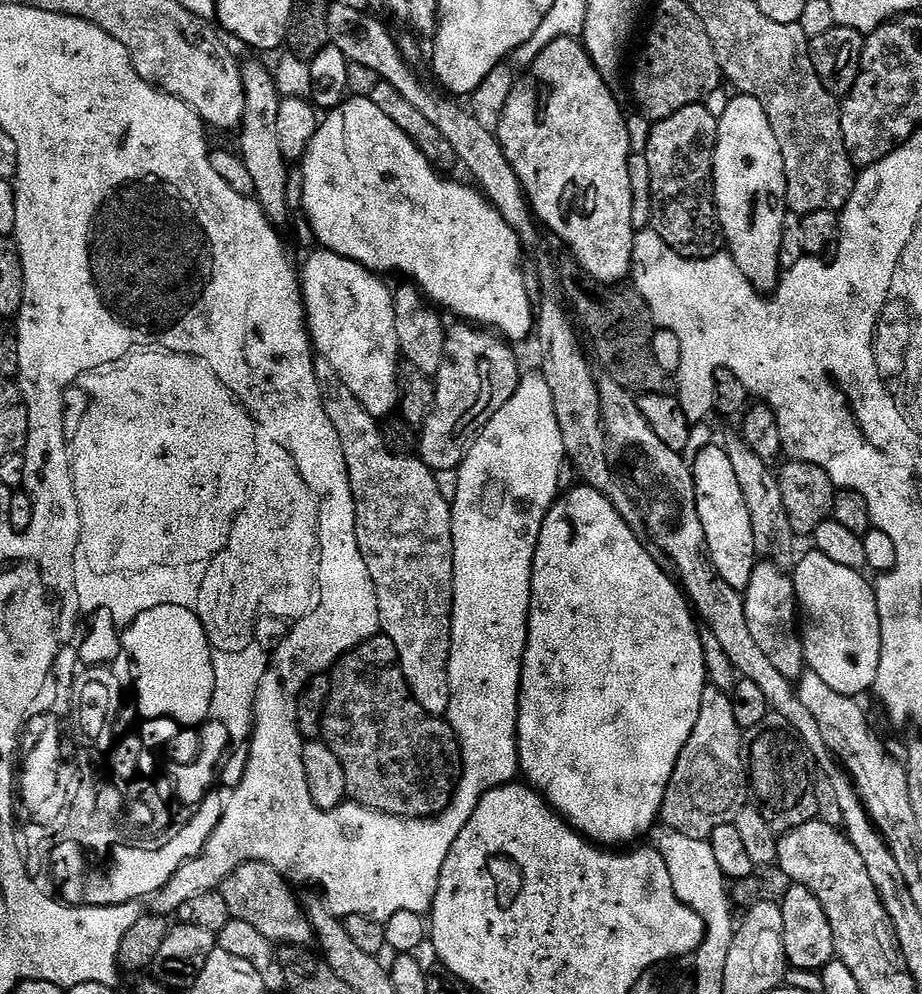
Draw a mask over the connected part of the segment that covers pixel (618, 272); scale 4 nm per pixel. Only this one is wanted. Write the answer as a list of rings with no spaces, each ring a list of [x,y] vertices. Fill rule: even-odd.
[[[558,38],[517,79],[495,133],[510,166],[514,166],[514,174],[518,174],[518,182],[524,187],[537,221],[572,251],[577,260],[573,261],[585,276],[600,284],[616,286],[632,275],[638,229],[634,226],[634,194],[630,190],[628,161],[634,154],[632,136],[615,94],[608,88],[611,88],[609,81],[594,66],[583,43],[579,39]]]

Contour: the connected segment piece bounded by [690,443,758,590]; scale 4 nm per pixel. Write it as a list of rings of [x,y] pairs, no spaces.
[[[719,444],[704,448],[690,464],[696,501],[698,502],[698,518],[702,518],[702,530],[706,534],[706,546],[722,582],[741,590],[748,587],[750,574],[754,574],[758,557],[754,546],[754,526],[750,526],[750,510],[746,510],[746,498],[742,498],[742,486],[738,486],[738,477],[734,475],[734,466],[730,466],[730,458],[726,450]]]

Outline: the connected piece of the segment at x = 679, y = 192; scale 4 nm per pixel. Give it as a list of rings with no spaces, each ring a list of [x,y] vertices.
[[[704,102],[691,104],[682,110],[678,110],[674,114],[670,114],[670,118],[655,121],[651,125],[652,133],[648,136],[648,145],[642,148],[642,154],[646,158],[646,166],[650,166],[650,190],[652,191],[651,231],[656,232],[658,238],[662,238],[662,242],[666,242],[666,246],[670,246],[670,250],[674,250],[680,256],[685,256],[687,260],[705,260],[711,256],[721,255],[722,249],[726,244],[724,231],[720,229],[720,216],[716,213],[716,190],[712,187],[712,167],[714,166],[714,154],[716,153],[716,139],[718,138],[719,125],[720,121],[716,120],[710,114]]]

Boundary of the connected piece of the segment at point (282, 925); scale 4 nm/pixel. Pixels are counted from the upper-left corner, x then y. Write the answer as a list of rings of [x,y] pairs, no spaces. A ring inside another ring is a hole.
[[[246,862],[230,873],[218,890],[222,898],[226,898],[226,906],[230,906],[234,920],[250,922],[254,930],[266,934],[266,938],[277,946],[308,946],[314,940],[312,927],[305,905],[296,901],[291,886],[285,873],[274,866],[266,862]]]

